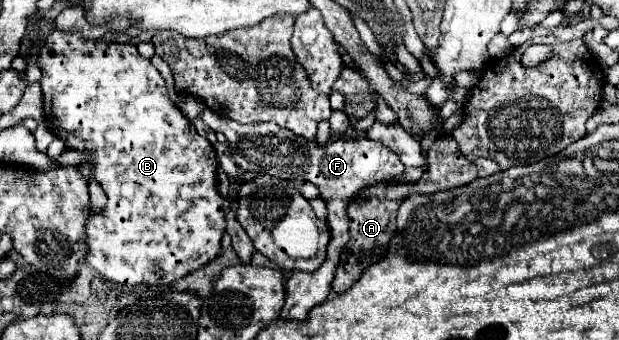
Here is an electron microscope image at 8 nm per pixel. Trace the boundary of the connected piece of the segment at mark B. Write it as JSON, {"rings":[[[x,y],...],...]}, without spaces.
{"rings":[[[56,28],[52,34],[48,34],[48,38],[44,40],[44,44],[42,44],[40,52],[38,52],[38,66],[42,70],[40,86],[42,86],[44,118],[48,122],[46,124],[48,130],[54,132],[58,138],[62,138],[66,142],[66,146],[72,148],[72,150],[86,150],[86,152],[92,152],[92,154],[102,152],[100,162],[98,162],[98,156],[96,156],[94,164],[80,164],[80,172],[86,178],[90,178],[90,174],[94,174],[96,180],[102,184],[106,196],[108,196],[108,204],[106,204],[106,210],[104,210],[104,214],[108,214],[108,216],[92,214],[88,224],[86,224],[86,236],[88,236],[86,262],[92,268],[96,268],[104,278],[112,280],[112,282],[118,282],[122,286],[138,286],[142,282],[146,286],[154,286],[154,284],[172,284],[172,282],[184,278],[188,272],[194,272],[194,270],[206,266],[210,260],[214,260],[220,254],[220,250],[222,250],[220,242],[222,242],[222,236],[226,232],[226,214],[230,210],[230,202],[224,196],[220,196],[220,192],[218,192],[218,182],[216,182],[218,158],[216,158],[216,150],[206,138],[202,138],[196,132],[194,124],[178,108],[172,106],[172,102],[168,98],[166,82],[160,76],[160,72],[152,66],[152,62],[142,58],[134,44],[106,42],[104,38],[88,40],[88,38],[82,36],[80,30],[58,30]]]}

